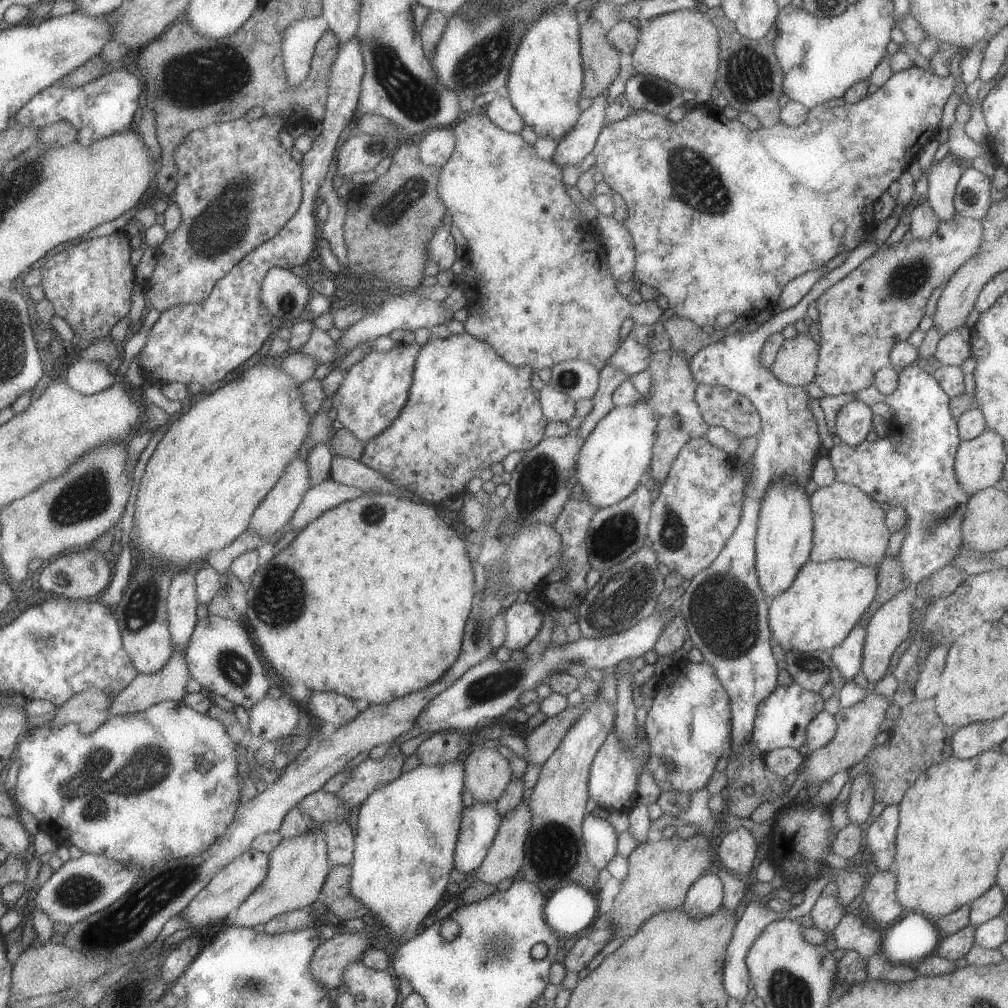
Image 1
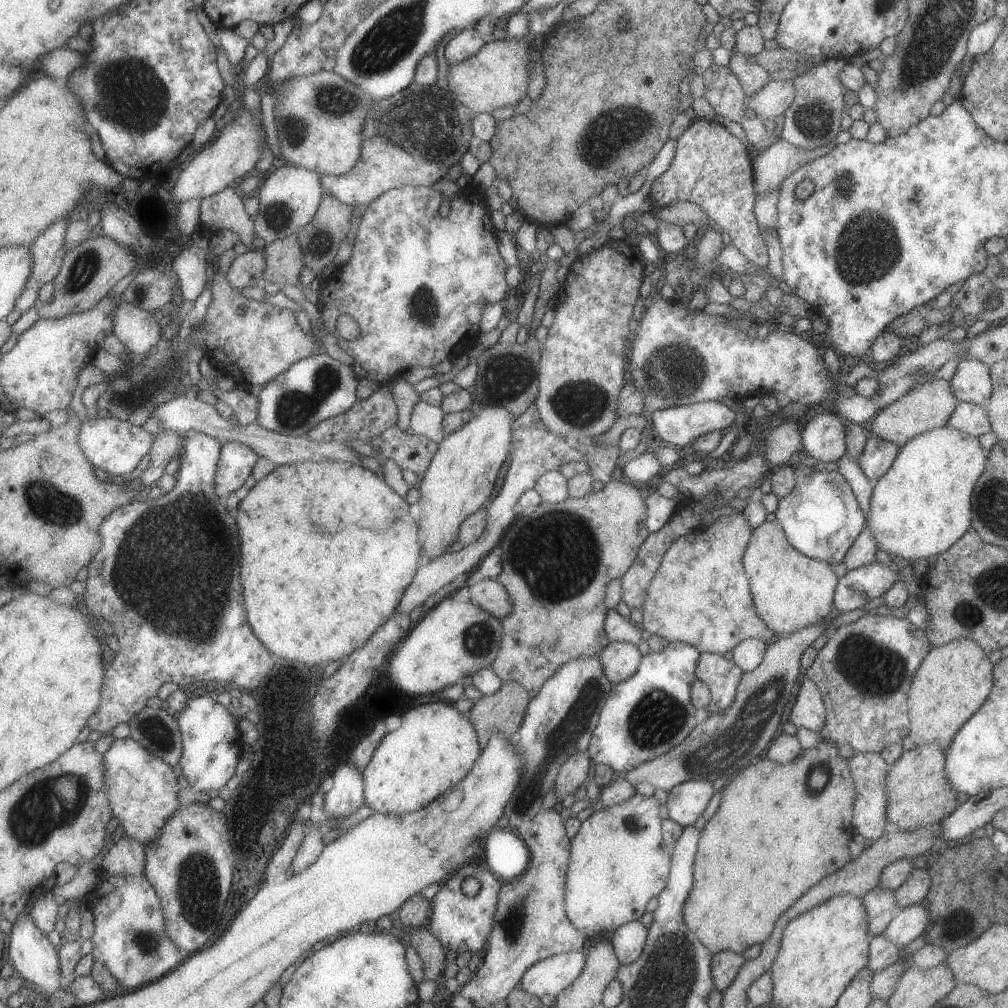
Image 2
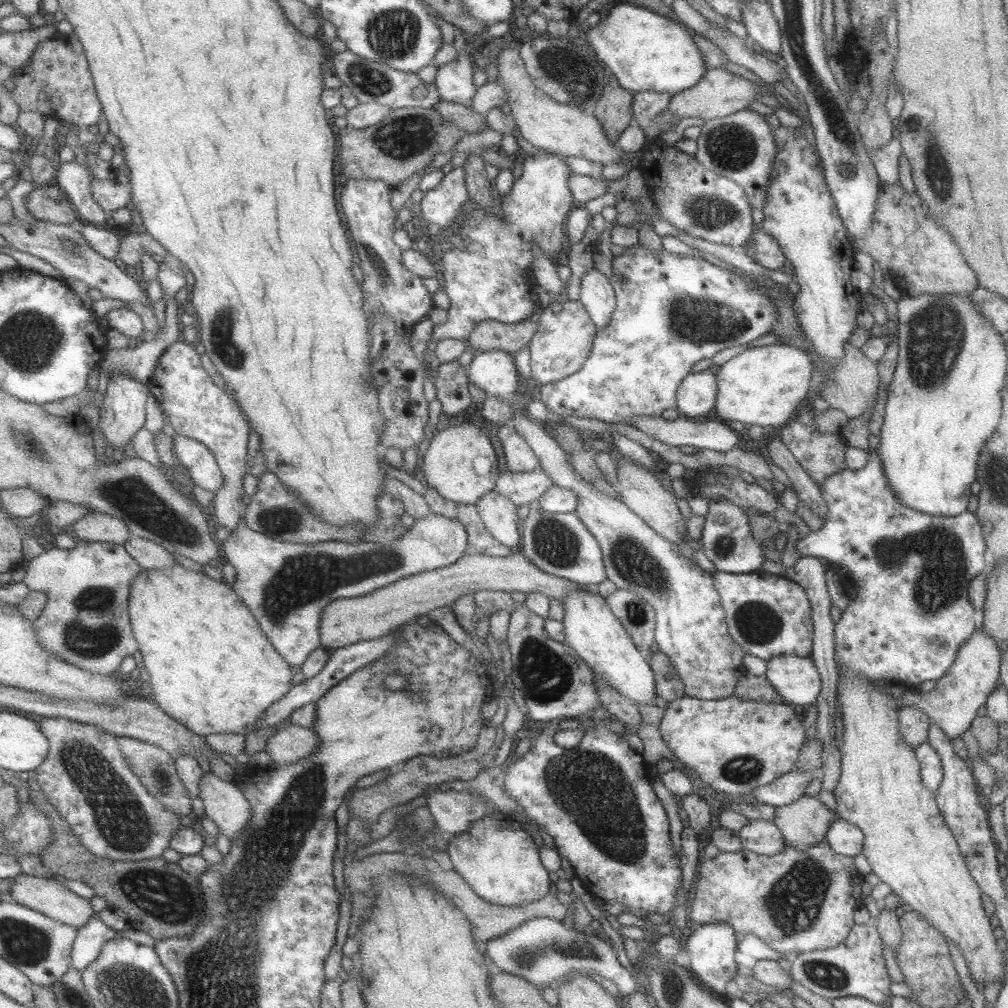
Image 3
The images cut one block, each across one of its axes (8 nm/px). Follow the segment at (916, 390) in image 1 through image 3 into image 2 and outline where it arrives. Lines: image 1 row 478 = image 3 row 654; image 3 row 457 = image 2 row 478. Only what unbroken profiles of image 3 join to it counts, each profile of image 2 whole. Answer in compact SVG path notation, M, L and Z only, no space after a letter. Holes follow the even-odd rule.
M869 432L859 458L857 458L861 472L869 480L879 480L891 468L891 463L897 456L897 452L899 452L897 444L891 444L891 442Z

